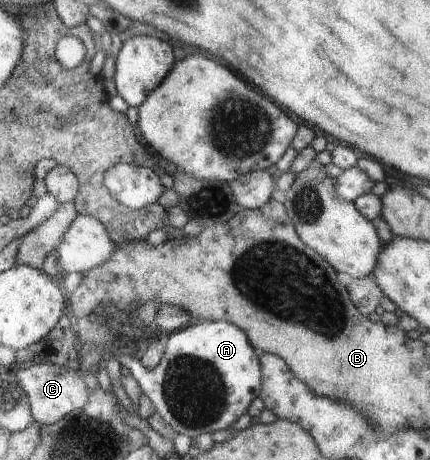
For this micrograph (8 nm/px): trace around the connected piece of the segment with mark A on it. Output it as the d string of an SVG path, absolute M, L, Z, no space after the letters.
M202 321L202 322L192 322L189 326L178 329L177 331L170 332L169 339L165 348L165 353L162 356L161 362L153 368L153 370L147 370L142 364L139 357L132 357L127 354L122 354L120 349L113 347L107 348L110 350L110 356L114 356L121 366L129 369L131 376L137 380L137 383L141 387L142 392L147 395L147 398L151 400L155 410L159 413L159 416L169 424L175 430L176 433L185 434L185 436L190 436L191 438L197 438L200 434L213 433L216 430L225 430L229 428L239 416L243 416L249 408L249 404L255 400L260 394L260 390L263 388L261 386L261 379L263 378L263 367L259 366L259 358L255 354L255 350L251 348L249 344L250 339L245 331L242 331L240 327L235 326L229 322L225 321Z

